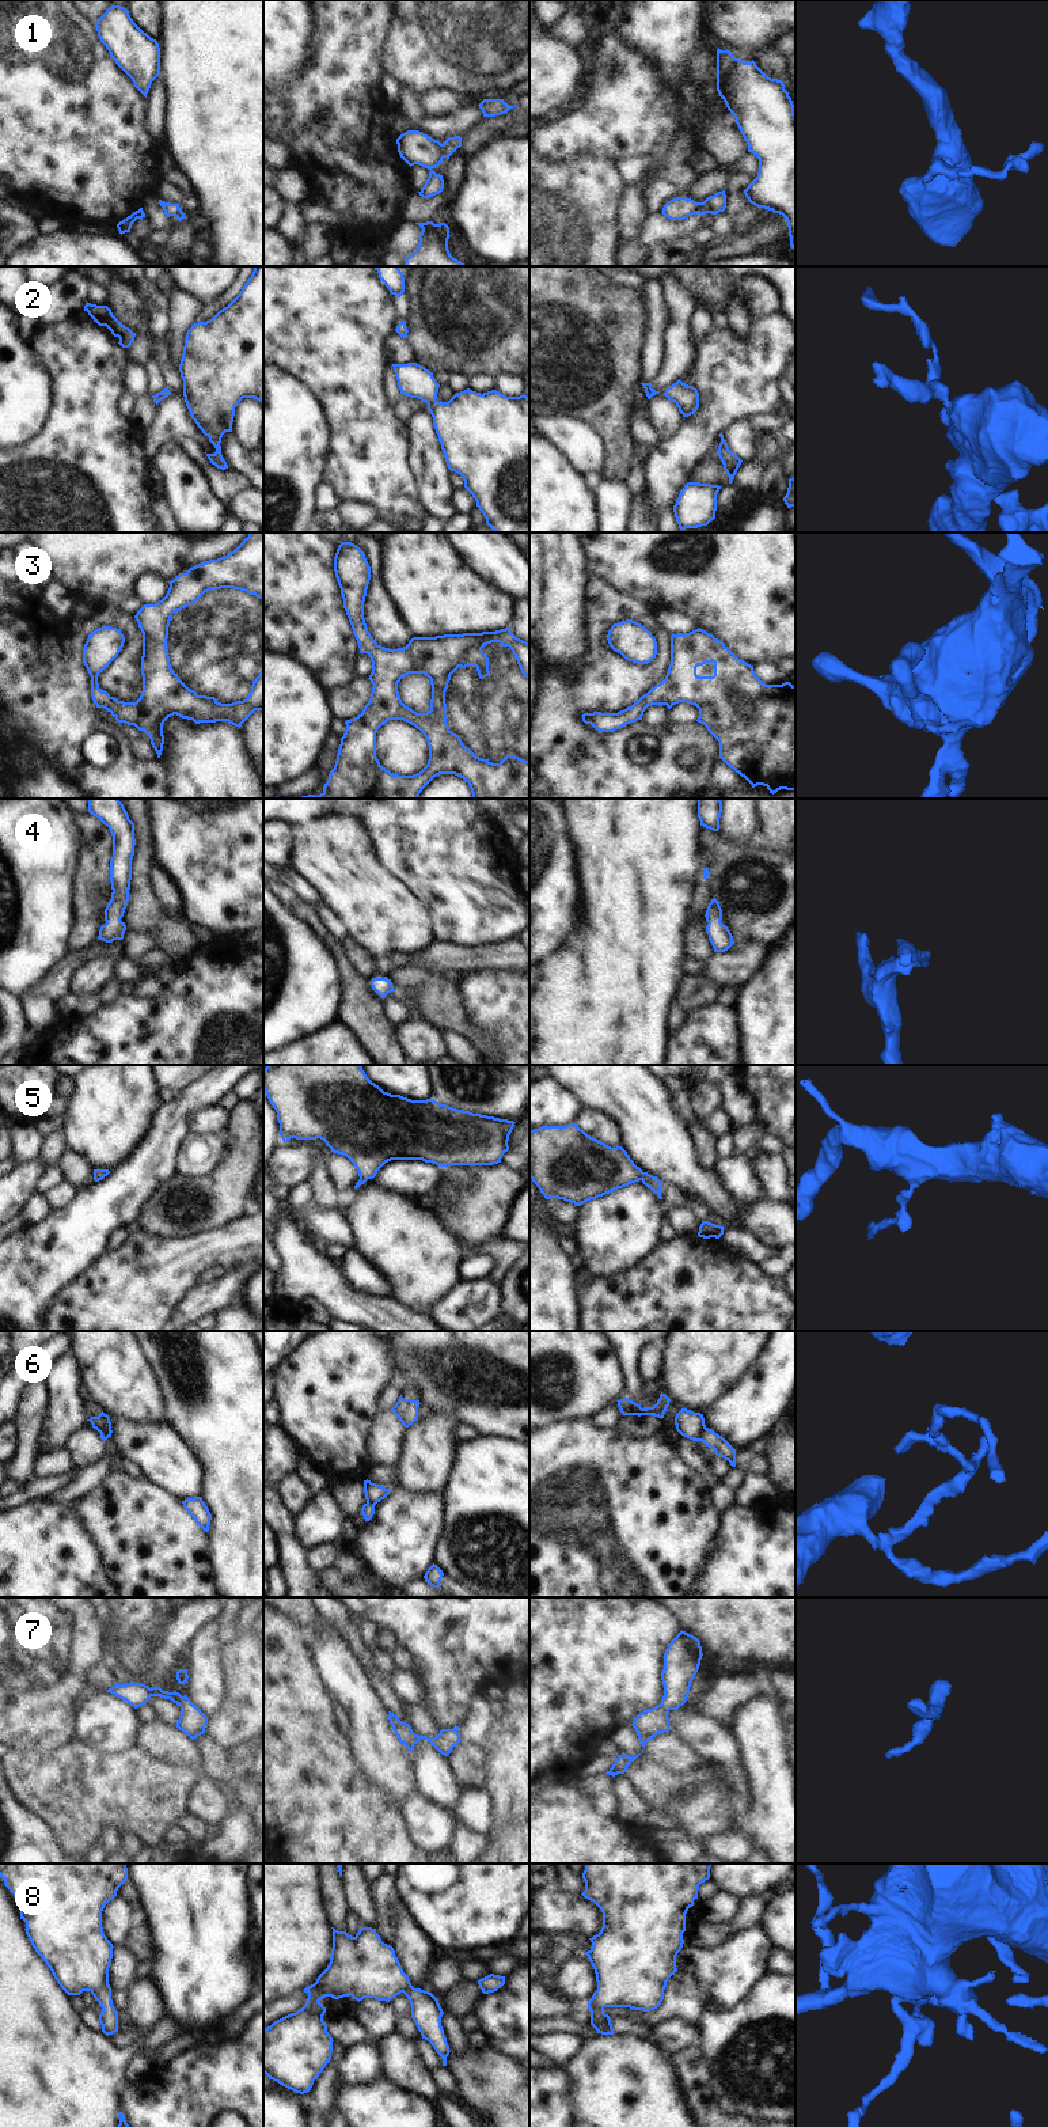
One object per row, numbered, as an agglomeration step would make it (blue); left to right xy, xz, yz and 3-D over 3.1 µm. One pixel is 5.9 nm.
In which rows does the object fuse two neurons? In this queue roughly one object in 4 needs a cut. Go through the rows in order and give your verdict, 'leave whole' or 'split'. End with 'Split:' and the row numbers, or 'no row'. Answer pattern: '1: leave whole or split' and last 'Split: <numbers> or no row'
1: leave whole
2: leave whole
3: leave whole
4: leave whole
5: leave whole
6: split
7: leave whole
8: leave whole
Split: 6

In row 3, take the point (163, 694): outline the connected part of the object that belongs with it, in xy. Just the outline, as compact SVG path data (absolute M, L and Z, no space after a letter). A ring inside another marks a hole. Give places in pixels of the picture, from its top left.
M250 532L247 538L229 554L217 560L201 562L190 568L186 573L178 575L170 581L166 596L155 604L144 604L134 615L143 633L141 675L143 691L136 702L124 702L102 690L98 683L99 674L118 656L125 637L119 629L111 626L98 628L88 634L83 649L83 663L91 676L91 697L96 708L103 708L111 713L118 723L134 725L144 731L160 758L164 744L163 724L176 714L182 719L200 723L228 721L235 727L242 724L255 712L263 710L263 672L255 678L248 697L232 704L221 704L214 697L198 695L189 689L175 674L170 664L167 649L168 626L174 613L197 602L210 589L233 588L246 591L263 600L263 532Z

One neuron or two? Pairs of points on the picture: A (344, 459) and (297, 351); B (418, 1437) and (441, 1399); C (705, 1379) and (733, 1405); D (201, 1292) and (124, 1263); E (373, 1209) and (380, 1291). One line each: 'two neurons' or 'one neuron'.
A: one neuron
B: two neurons
C: two neurons
D: two neurons
E: two neurons

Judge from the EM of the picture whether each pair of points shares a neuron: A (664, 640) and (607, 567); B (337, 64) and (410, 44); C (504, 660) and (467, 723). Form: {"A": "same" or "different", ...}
{"A": "different", "B": "different", "C": "same"}

